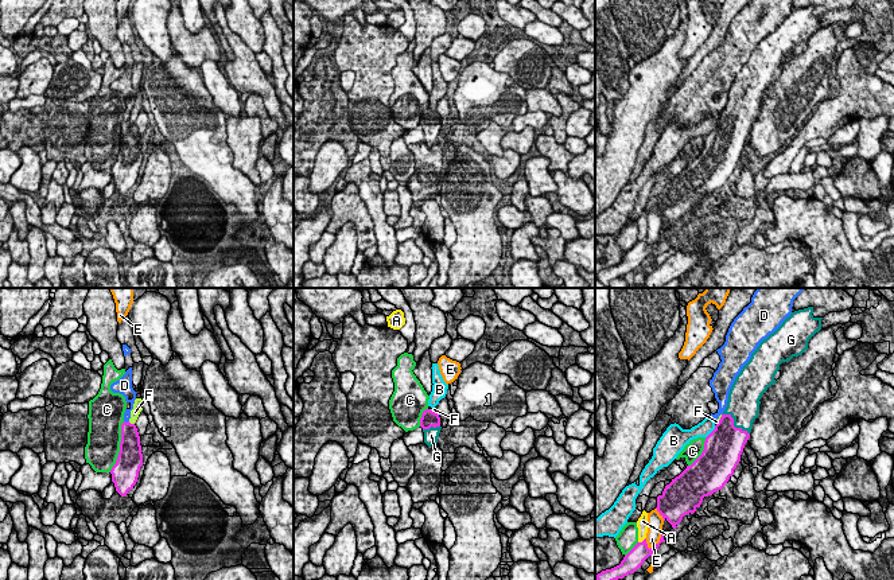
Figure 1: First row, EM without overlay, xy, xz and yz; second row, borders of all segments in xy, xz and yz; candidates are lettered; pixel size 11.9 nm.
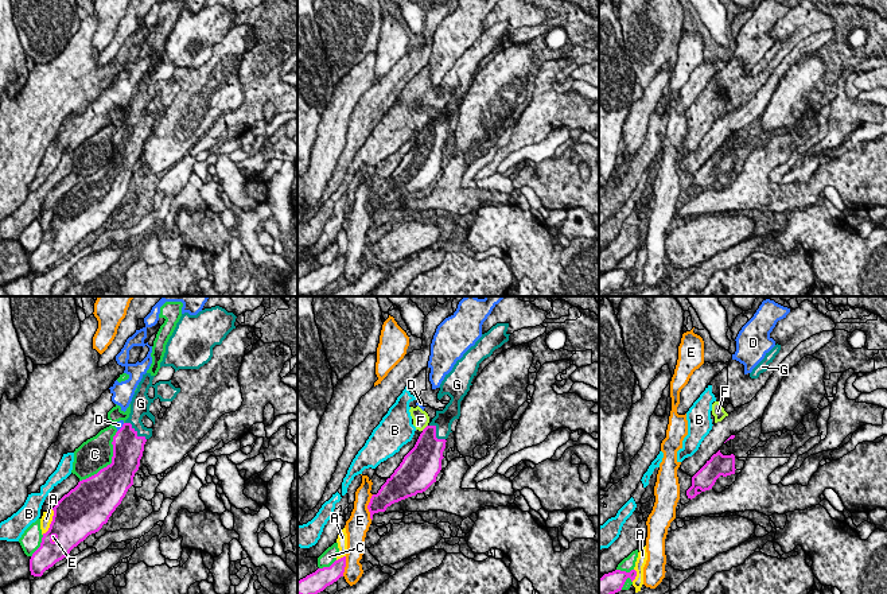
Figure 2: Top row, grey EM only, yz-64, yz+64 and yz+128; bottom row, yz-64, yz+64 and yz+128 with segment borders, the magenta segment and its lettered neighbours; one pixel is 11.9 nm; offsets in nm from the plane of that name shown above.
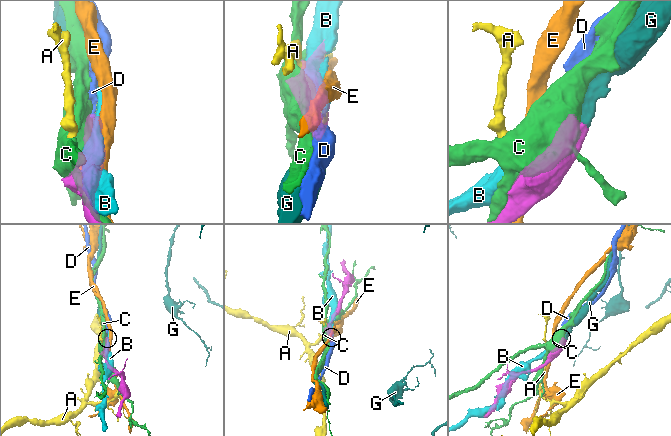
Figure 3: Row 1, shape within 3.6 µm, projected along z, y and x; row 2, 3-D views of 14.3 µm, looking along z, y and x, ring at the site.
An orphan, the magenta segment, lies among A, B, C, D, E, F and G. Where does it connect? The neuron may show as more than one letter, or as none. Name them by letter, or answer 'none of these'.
G

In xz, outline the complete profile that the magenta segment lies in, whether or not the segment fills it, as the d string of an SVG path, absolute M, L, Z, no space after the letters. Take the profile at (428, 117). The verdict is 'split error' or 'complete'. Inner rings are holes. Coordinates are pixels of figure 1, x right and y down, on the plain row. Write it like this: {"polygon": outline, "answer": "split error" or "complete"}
{"polygon": "M425 108L420 117L420 125L424 131L424 141L428 145L435 144L442 128L439 113L432 110L431 108Z", "answer": "split error"}

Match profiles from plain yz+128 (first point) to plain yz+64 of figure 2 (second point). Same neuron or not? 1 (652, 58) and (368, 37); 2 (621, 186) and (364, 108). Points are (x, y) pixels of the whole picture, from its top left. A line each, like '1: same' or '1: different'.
1: same
2: same

